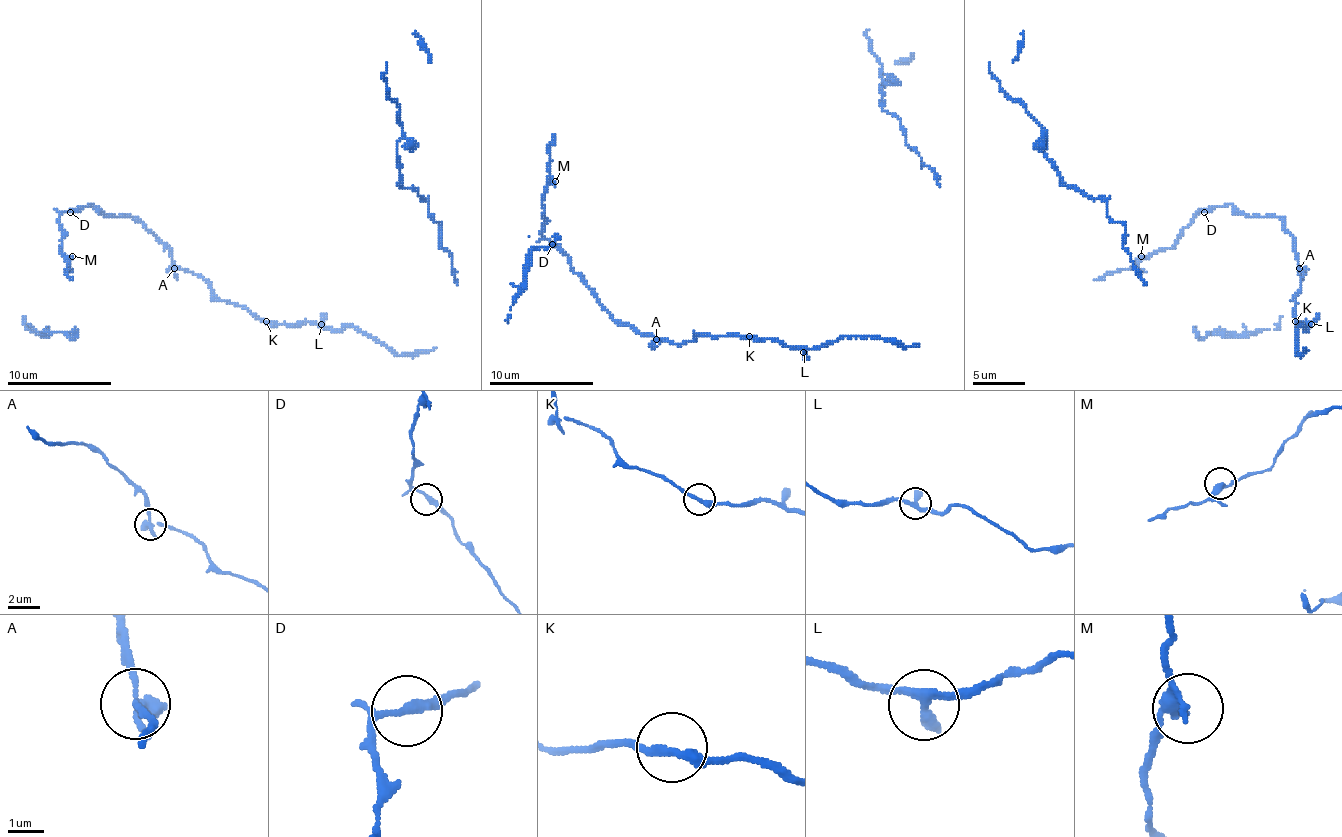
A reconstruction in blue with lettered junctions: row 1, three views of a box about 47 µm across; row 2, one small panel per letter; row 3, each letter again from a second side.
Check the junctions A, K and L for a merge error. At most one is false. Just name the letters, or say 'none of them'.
A

